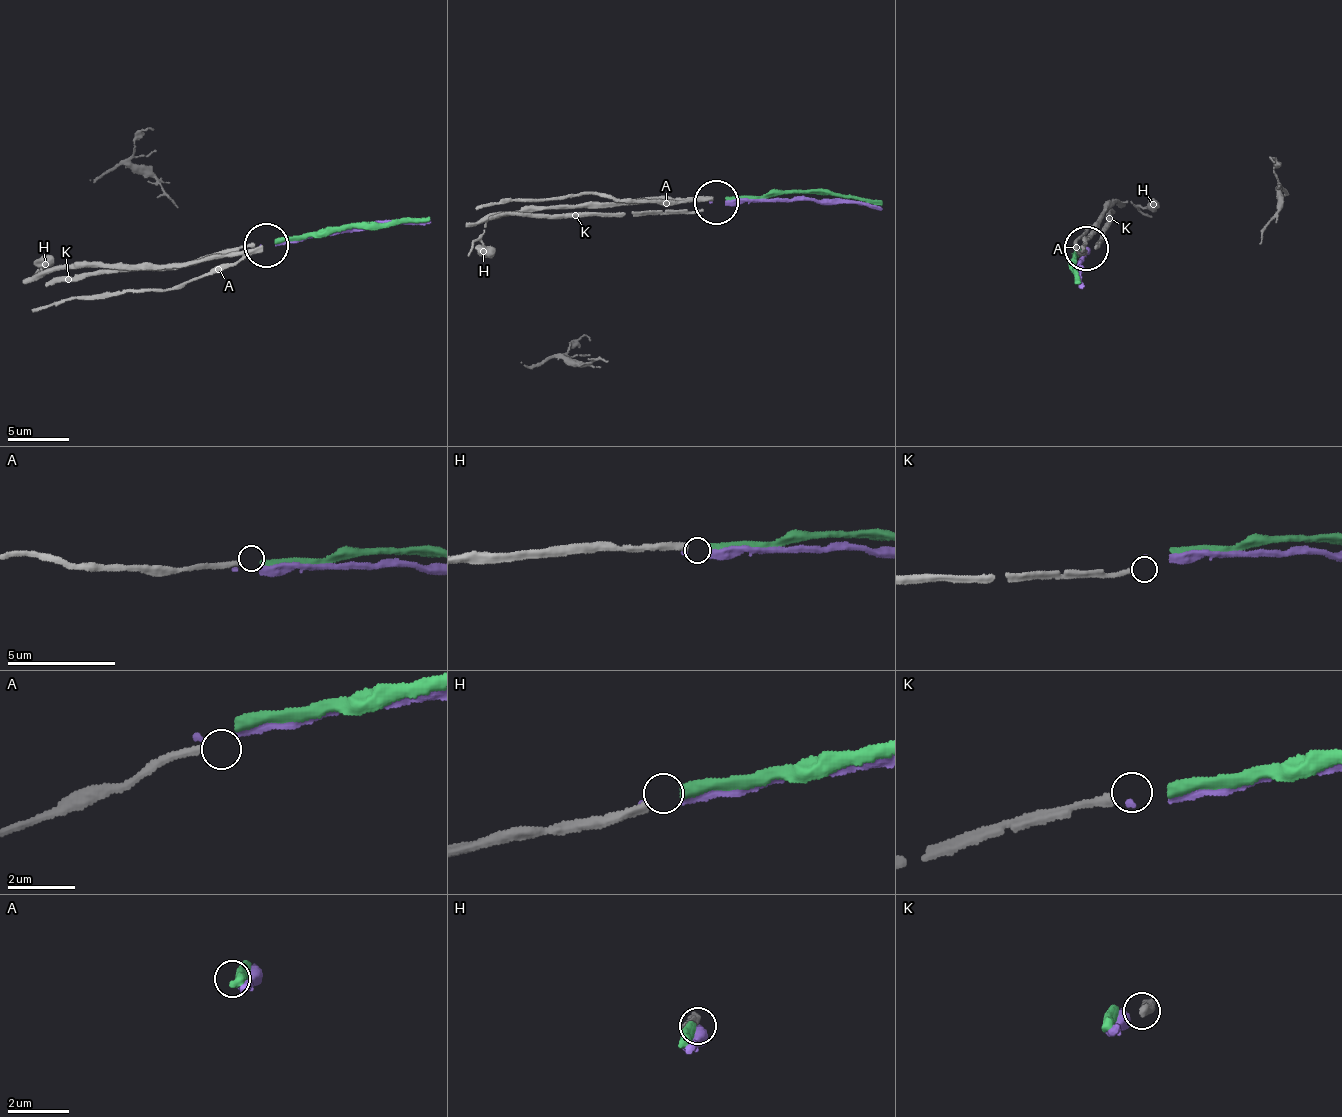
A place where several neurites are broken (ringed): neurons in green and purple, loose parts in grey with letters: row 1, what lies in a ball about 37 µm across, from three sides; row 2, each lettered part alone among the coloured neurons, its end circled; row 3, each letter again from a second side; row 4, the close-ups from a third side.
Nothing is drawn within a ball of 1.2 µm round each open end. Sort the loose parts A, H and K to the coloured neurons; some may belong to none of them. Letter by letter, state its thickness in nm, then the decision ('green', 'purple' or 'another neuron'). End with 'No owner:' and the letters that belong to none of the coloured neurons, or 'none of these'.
A: 240 nm | another neuron
H: 280 nm | green
K: 240 nm | another neuron
No owner: A, K

